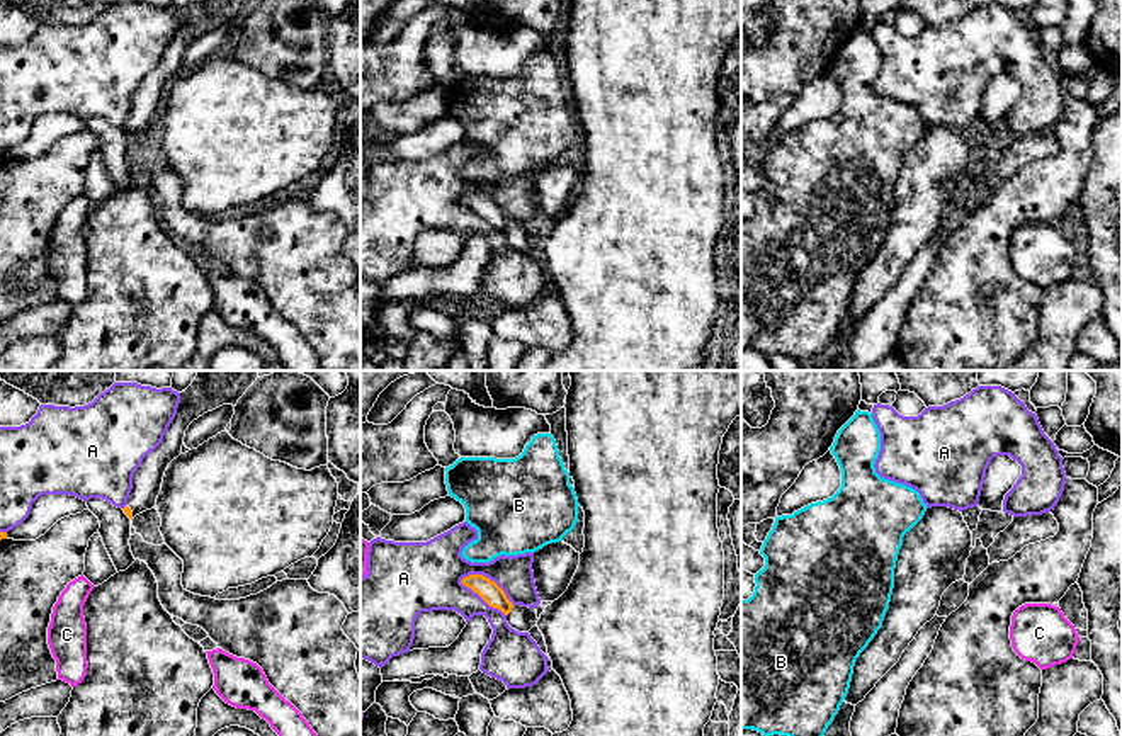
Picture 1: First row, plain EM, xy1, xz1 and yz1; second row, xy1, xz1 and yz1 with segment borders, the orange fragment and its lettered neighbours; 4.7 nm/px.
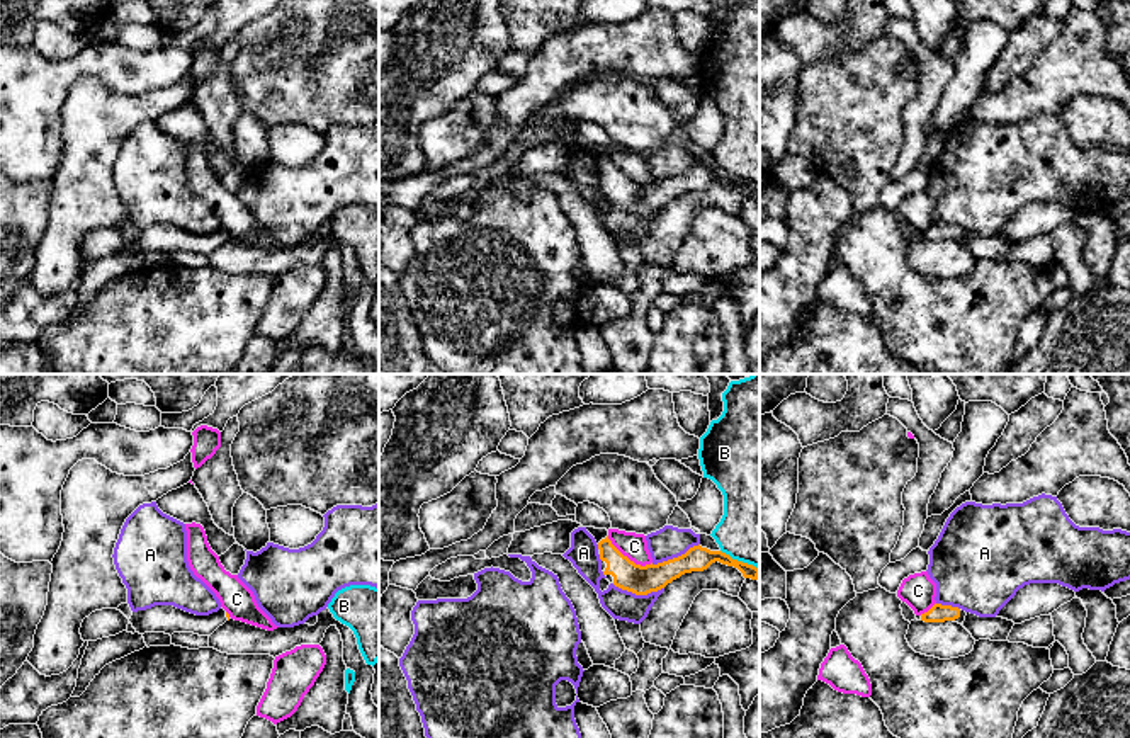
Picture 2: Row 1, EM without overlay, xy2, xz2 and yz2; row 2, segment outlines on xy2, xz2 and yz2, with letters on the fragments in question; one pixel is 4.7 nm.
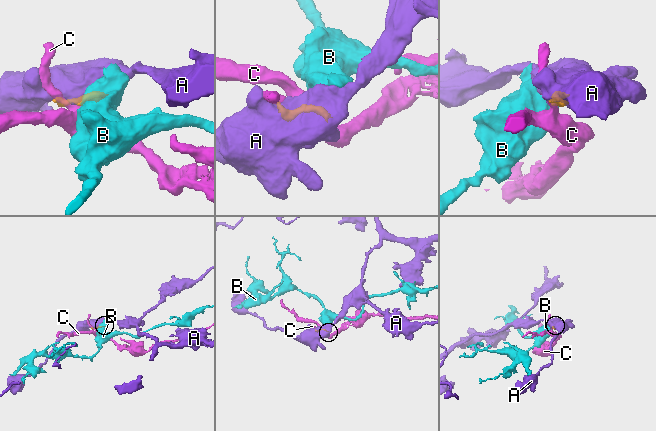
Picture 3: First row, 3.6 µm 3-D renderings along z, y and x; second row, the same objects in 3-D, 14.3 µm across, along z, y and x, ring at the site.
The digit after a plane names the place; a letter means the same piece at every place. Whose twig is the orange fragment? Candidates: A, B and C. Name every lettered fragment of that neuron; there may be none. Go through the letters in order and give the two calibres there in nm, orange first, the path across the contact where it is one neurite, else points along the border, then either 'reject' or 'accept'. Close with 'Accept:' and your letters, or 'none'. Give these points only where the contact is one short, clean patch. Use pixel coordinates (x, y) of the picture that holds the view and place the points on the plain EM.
A: 100 nm thick on the orange side, 280 nm on the other; reject
B: 120 nm thick on the orange side, 360 nm on the other; border along xz2 (721, 169), (758, 187); reject
C: 140 nm thick on the orange side, 120 nm on the other; border along xz2 (607, 155), (636, 182), (651, 182); reject
Accept: none

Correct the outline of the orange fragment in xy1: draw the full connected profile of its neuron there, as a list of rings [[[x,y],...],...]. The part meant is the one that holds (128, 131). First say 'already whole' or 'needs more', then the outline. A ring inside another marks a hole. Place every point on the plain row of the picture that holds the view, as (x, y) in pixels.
needs more | [[[192,0],[180,12],[177,34],[162,63],[150,71],[133,95],[133,109],[122,127],[133,139],[136,134],[155,127],[168,83],[182,73],[189,44],[207,31],[223,24],[236,25],[238,19],[255,0]]]

